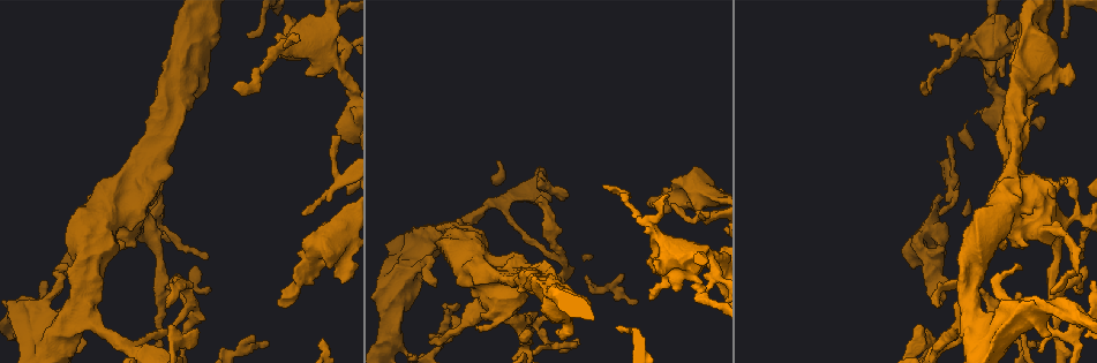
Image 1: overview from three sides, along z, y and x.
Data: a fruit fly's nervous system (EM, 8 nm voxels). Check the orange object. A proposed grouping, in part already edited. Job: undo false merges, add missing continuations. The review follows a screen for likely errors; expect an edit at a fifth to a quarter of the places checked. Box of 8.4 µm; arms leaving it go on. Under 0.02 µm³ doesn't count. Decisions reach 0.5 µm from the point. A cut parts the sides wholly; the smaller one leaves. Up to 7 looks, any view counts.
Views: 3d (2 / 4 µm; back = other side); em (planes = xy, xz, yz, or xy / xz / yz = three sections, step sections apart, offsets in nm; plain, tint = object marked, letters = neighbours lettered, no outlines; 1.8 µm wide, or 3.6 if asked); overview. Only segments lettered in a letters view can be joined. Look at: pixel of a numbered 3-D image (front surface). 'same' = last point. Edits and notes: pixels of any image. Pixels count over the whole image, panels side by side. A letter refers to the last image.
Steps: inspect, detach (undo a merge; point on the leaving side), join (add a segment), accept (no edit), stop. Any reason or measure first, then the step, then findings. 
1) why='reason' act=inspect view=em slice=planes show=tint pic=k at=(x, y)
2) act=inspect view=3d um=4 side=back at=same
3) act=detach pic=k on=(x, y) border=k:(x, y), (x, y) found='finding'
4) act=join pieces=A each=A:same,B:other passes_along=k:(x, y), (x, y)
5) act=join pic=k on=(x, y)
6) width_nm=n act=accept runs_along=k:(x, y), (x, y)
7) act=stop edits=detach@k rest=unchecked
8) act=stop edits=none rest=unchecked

act=inspect view=em slice=planes show=plain pic=1 at=(697, 287)

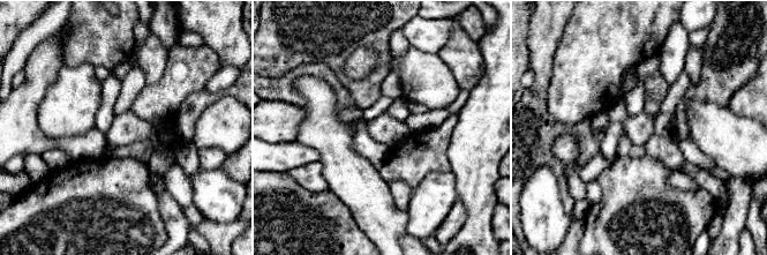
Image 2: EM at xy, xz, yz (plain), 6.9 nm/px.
why='see the neighbours' act=inspect view=em slice=planes show=letters at=same

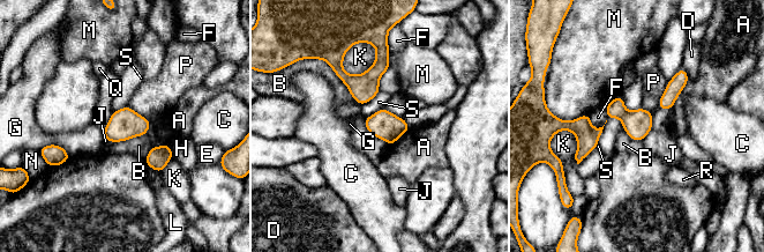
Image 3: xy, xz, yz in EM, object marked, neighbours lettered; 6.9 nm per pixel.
width_nm=200 act=accept each=A:other,B:other,C:other,D:other,E:other,F:other,G:other,H:other,J:other,K:other,L:other,M:other,N:other,P:other,Q:other,R:other,S:other border=3:(652, 130), (642, 141) found='continuous, no second neuron'

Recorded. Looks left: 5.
why='side arm on a straight run' act=inspect view=em slice=planes show=letters pic=1 at=(941, 344)

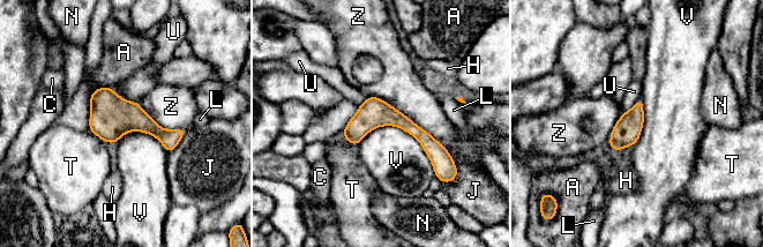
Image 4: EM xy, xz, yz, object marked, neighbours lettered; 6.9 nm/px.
width_nm=190 act=accept each=A:other,C:other,H:other,J:other,L:other,N:other,T:other,U:other,V:other,Z:other border=4:(357, 144), (397, 126), (435, 177) found='one neuron here'

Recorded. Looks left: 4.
why='branch stops here' act=inspect view=3d um=2 pic=1 at=(650, 202)

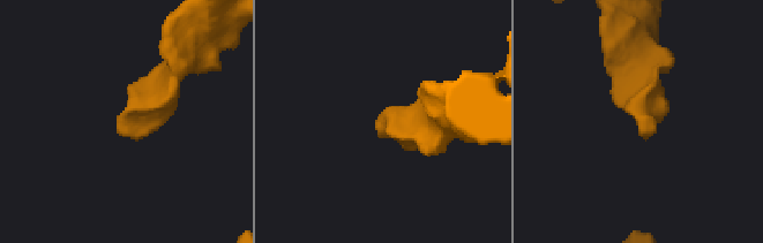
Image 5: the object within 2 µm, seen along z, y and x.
act=inspect view=em slice=planes show=letters pic=5 at=(127, 134)

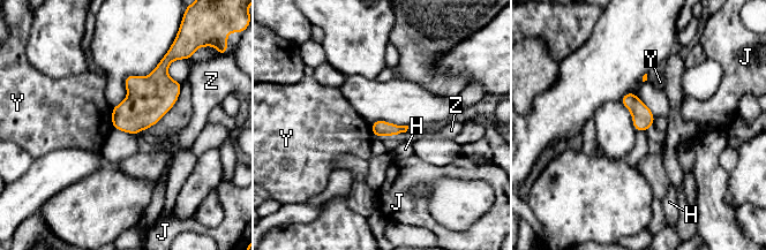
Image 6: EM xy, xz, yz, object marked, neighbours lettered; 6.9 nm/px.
act=accept each=H:other,J:other,Y:other,Z:other border=6:(111, 108), (111, 124), (113, 127) found='no lettered segment goes on from it'

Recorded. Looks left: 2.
act=stop edits=none rest=unchecked

